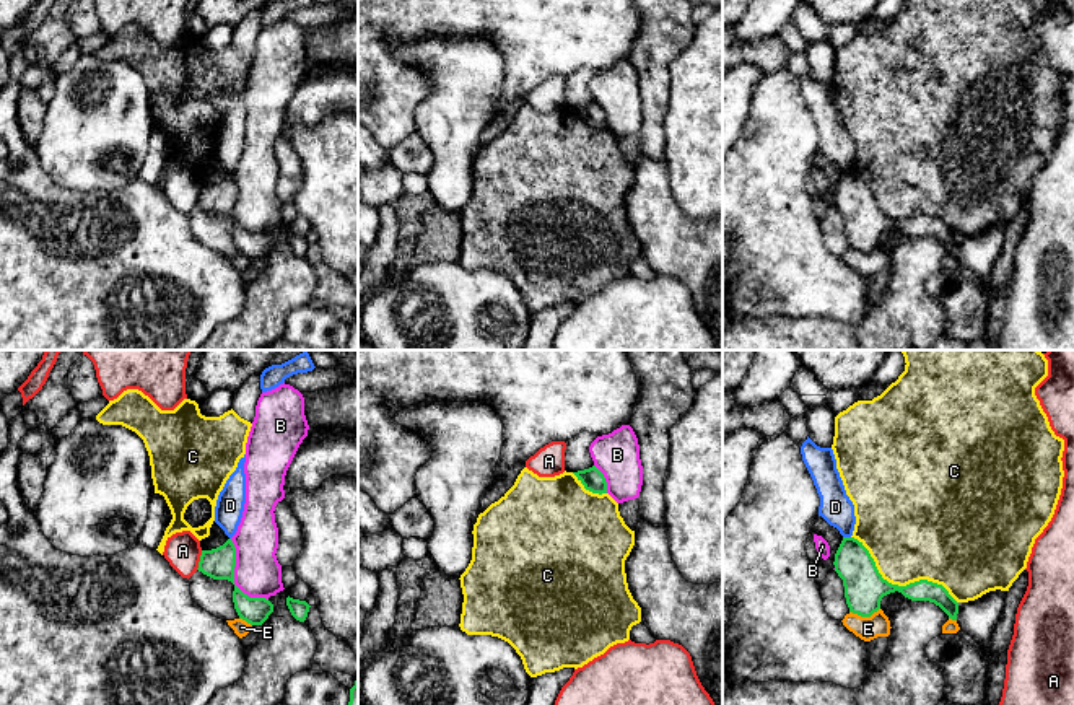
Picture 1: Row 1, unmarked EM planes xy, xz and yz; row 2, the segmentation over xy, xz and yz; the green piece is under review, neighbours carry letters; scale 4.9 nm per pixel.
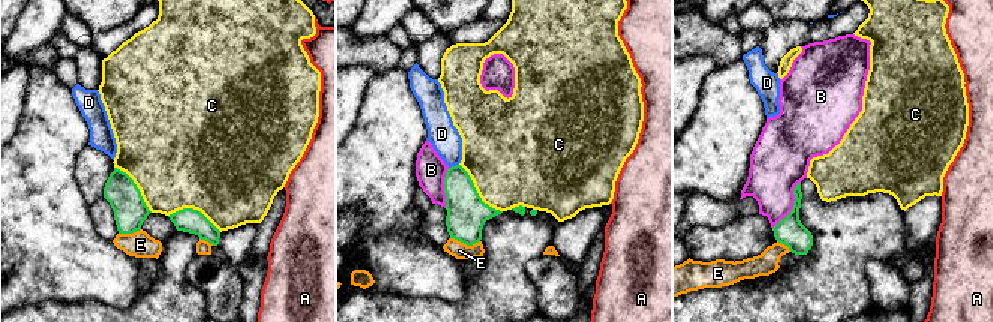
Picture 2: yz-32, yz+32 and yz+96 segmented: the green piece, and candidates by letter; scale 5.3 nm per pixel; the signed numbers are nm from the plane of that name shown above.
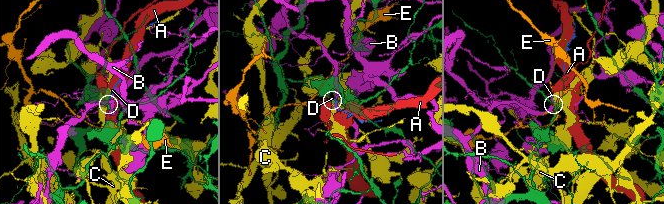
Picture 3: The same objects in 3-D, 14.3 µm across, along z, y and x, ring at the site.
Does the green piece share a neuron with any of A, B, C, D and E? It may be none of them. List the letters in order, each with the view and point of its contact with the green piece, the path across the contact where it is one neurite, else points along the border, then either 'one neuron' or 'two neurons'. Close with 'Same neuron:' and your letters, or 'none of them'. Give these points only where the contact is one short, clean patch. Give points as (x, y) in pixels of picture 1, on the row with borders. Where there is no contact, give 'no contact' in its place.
A: meets green in xy at (200, 560); two neurons
B: meets green in xy at (233, 578); two neurons
C: meets green in yz at (900, 586); two neurons
D: meets green in yz at (846, 538); border along yz (843, 536), (850, 538); two neurons
E: meets green in yz at (864, 616); two neurons
Same neuron: none of them

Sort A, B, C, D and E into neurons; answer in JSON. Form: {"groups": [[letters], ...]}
{"groups": [["A"], ["B"], ["C"], ["D"], ["E"]]}

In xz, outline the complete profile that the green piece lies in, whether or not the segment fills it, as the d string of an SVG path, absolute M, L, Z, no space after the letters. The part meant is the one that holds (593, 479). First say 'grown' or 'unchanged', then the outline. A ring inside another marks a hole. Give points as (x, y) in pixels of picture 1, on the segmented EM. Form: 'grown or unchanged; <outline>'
unchanged; M596 466L573 474L578 477L586 490L599 495L607 493L605 477Z

